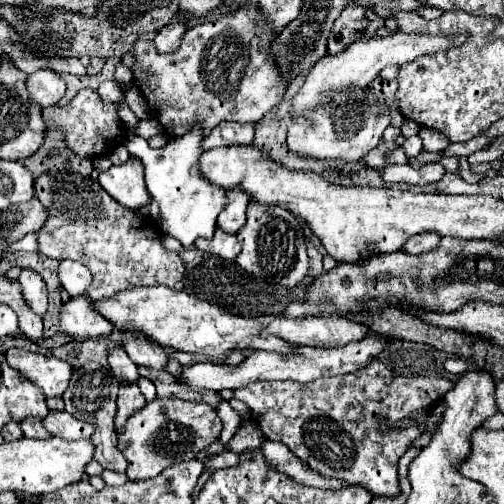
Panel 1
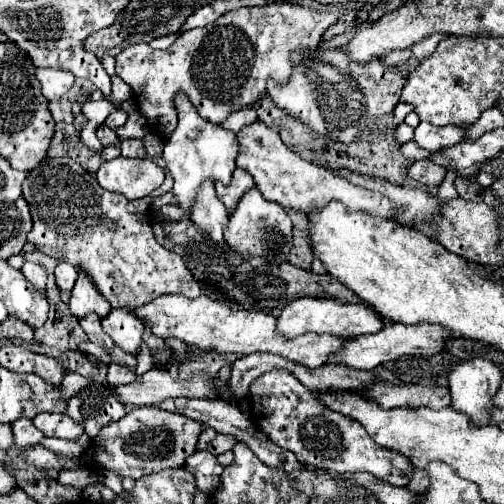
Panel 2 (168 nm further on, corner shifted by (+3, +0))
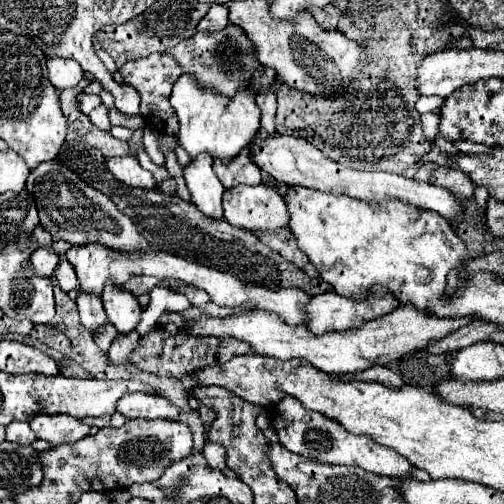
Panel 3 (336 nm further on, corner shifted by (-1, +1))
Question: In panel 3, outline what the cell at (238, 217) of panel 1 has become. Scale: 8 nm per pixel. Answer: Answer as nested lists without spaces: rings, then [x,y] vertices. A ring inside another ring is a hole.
[[[243,149],[239,159],[235,159],[235,163],[227,163],[227,167],[223,167],[223,163],[213,163],[213,171],[225,189],[233,189],[237,185],[259,185],[263,181],[261,169],[249,157],[249,149]]]

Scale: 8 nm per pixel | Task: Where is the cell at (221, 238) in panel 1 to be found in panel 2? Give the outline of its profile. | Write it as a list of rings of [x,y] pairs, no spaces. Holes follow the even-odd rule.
[[[207,182],[207,184],[203,184],[203,188],[199,188],[199,196],[195,198],[195,208],[191,208],[191,212],[189,212],[189,216],[191,216],[191,220],[197,224],[197,226],[201,226],[215,242],[223,242],[223,228],[227,226],[227,208],[225,208],[225,204],[217,198],[217,194],[215,194],[215,184],[211,184],[211,182]]]

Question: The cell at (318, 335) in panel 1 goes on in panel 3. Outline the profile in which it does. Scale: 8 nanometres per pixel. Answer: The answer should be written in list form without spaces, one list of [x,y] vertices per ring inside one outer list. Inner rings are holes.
[[[327,291],[311,297],[305,305],[307,321],[303,325],[315,333],[357,329],[367,321],[395,311],[397,307],[399,303],[387,299],[387,295],[375,295],[375,299],[367,299],[367,303],[355,303],[335,291]]]

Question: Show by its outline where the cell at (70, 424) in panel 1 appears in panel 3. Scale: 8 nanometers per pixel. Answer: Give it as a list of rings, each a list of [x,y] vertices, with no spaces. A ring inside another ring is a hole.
[[[37,415],[29,425],[39,439],[53,445],[75,443],[89,435],[89,425],[71,415]]]

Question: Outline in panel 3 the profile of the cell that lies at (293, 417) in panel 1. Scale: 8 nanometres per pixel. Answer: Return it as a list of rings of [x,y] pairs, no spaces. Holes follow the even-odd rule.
[[[285,395],[283,399],[279,399],[271,409],[271,423],[279,435],[279,441],[285,449],[309,457],[313,461],[319,463],[331,463],[331,465],[355,465],[361,467],[369,473],[375,475],[385,475],[385,477],[411,477],[413,473],[413,465],[409,463],[409,459],[405,459],[403,455],[399,455],[395,449],[389,449],[385,445],[379,445],[377,441],[373,441],[369,435],[353,435],[349,433],[341,423],[337,423],[335,419],[329,419],[323,413],[315,413],[305,409],[295,397]]]

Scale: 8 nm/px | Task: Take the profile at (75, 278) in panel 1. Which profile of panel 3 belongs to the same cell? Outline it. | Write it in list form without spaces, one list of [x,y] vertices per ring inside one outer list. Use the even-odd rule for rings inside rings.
[[[61,261],[61,263],[59,263],[59,267],[55,269],[55,277],[57,277],[59,287],[61,287],[65,293],[69,293],[69,291],[77,289],[77,275],[75,275],[75,271],[73,271],[71,263]]]

